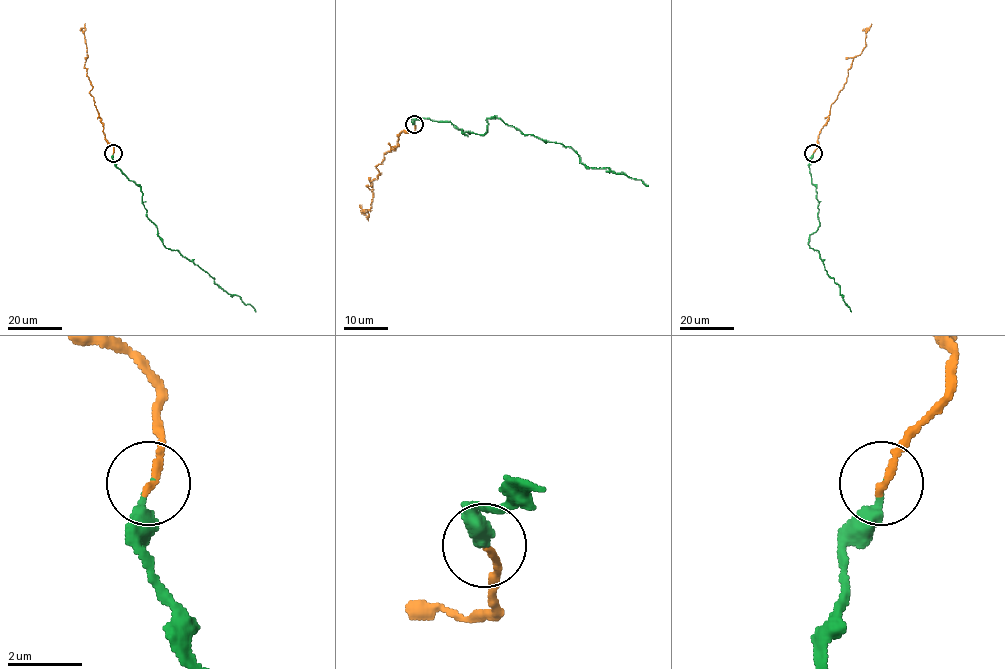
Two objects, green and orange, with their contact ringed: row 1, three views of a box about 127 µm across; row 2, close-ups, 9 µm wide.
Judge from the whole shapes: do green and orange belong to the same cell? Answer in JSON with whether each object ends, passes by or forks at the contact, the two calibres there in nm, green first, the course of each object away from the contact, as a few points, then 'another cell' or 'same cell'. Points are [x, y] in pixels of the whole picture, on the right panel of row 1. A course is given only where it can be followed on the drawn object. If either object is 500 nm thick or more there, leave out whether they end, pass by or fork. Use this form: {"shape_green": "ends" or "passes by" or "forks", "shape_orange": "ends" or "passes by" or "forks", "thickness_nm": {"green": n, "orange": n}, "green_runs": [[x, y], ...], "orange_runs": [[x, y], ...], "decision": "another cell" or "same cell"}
{"shape_green": "ends", "shape_orange": "ends", "thickness_nm": {"green": 150, "orange": 200}, "green_runs": [[813, 154], [809, 165], [819, 225], [810, 235], [808, 245], [818, 252], [851, 312]], "orange_runs": [[813, 154], [830, 106], [843, 87], [853, 58], [866, 45], [866, 32], [869, 28], [865, 29]], "decision": "same cell"}

